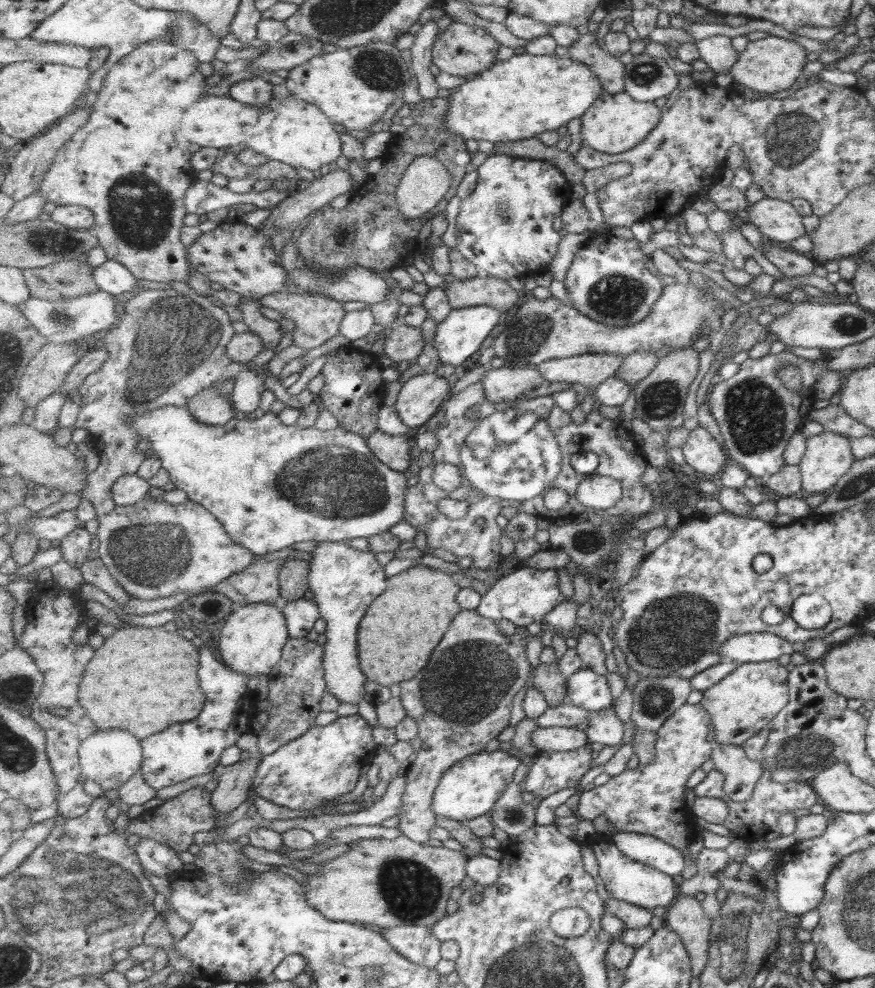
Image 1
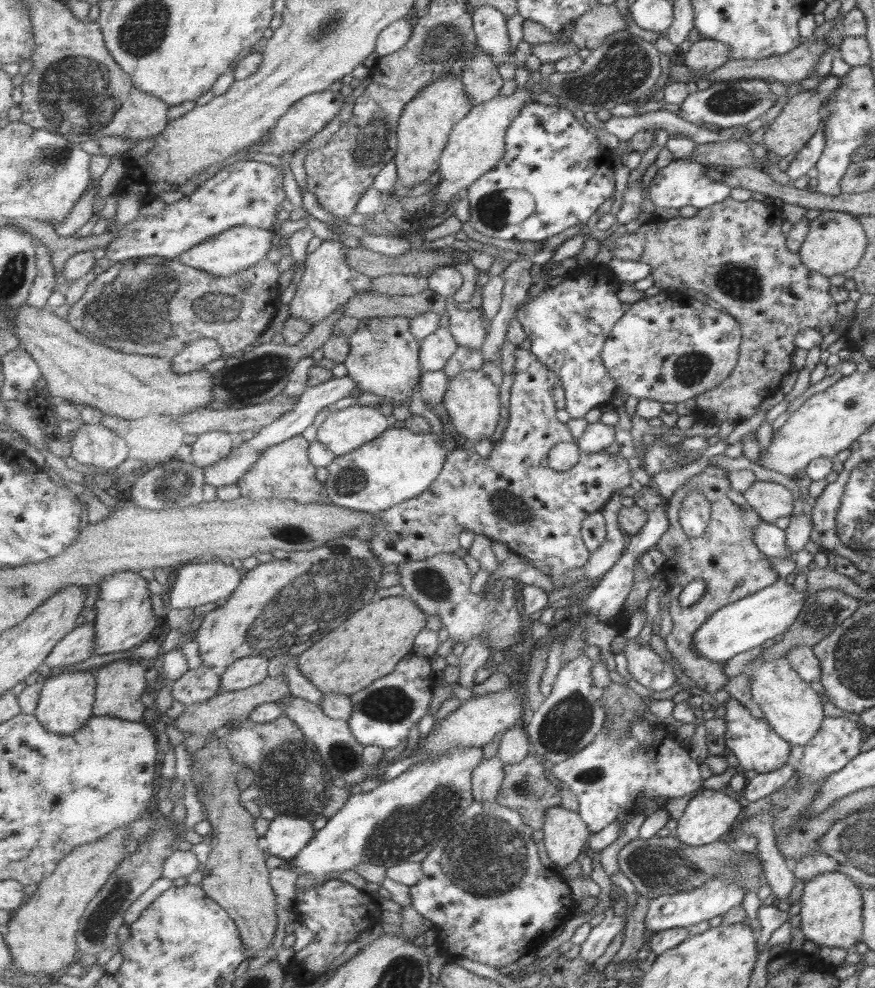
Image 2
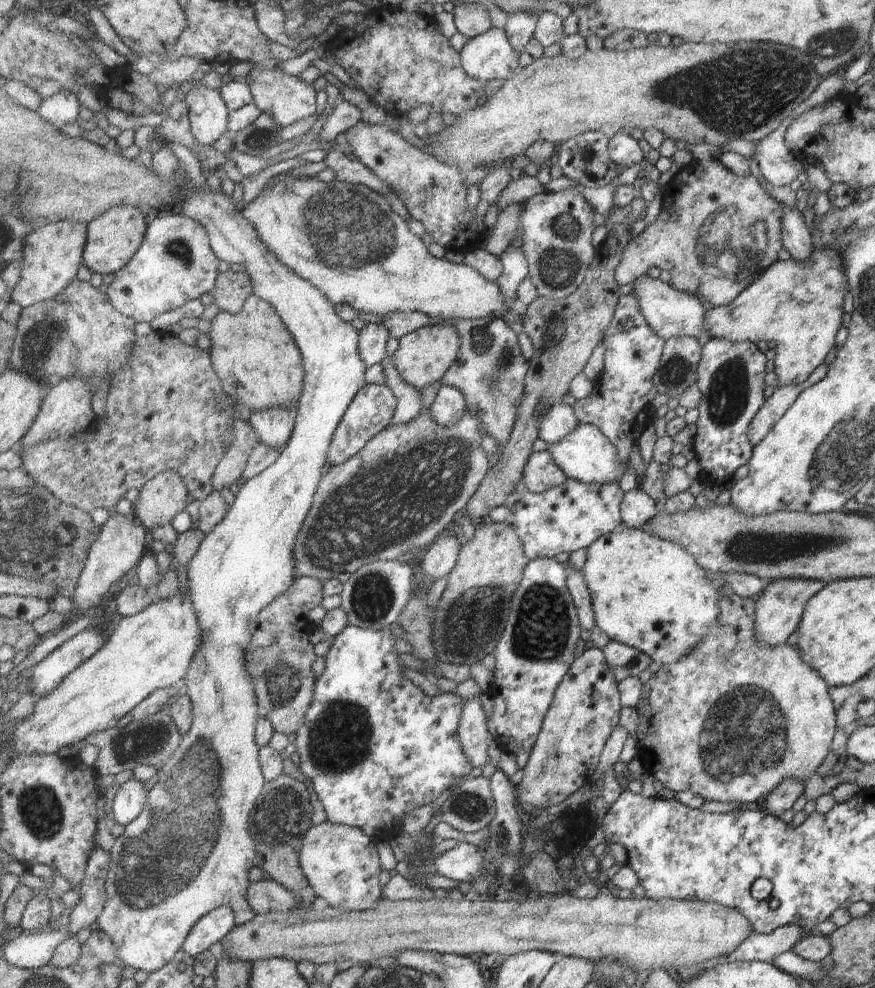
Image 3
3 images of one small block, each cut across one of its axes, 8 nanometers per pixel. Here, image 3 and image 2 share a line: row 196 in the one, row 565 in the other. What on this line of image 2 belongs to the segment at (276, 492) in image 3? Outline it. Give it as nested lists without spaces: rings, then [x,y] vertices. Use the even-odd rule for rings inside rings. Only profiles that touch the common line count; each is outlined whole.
[[[209,560],[205,563],[187,563],[178,570],[178,576],[173,588],[169,591],[169,604],[171,608],[183,610],[185,608],[195,608],[203,604],[217,602],[221,598],[231,597],[241,584],[244,571],[229,564],[225,560],[214,562]]]

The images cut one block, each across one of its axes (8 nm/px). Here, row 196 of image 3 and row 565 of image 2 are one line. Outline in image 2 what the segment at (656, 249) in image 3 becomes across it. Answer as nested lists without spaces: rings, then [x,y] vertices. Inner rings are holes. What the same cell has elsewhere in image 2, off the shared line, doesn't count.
[[[707,464],[701,473],[679,487],[669,500],[667,508],[669,530],[658,542],[658,550],[666,558],[660,571],[669,586],[668,612],[673,622],[673,629],[665,638],[666,648],[683,668],[684,675],[694,680],[698,689],[712,695],[727,683],[728,677],[723,674],[724,663],[708,661],[702,657],[694,647],[694,634],[713,612],[773,584],[779,577],[753,540],[753,530],[762,521],[760,516],[751,507],[746,505],[740,508],[725,496],[730,490],[728,476],[725,469]],[[694,490],[698,490],[710,502],[707,526],[697,538],[689,536],[680,523],[683,501]],[[695,579],[701,579],[705,583],[705,590],[697,604],[683,608],[680,603],[681,593]]]

